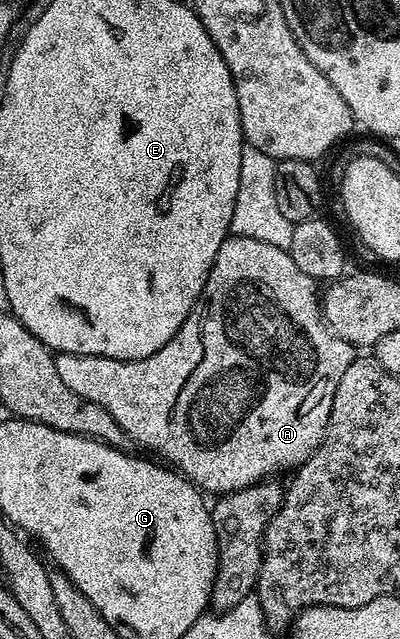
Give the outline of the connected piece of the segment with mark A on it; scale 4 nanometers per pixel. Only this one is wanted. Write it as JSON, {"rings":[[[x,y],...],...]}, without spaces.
{"rings":[[[229,235],[218,247],[218,255],[214,259],[214,267],[210,267],[210,275],[206,279],[206,287],[201,291],[196,306],[190,311],[186,323],[154,355],[137,361],[119,361],[109,357],[95,357],[94,355],[74,355],[73,353],[56,353],[58,376],[74,395],[86,399],[90,403],[98,403],[98,407],[106,407],[110,415],[114,415],[114,423],[122,427],[129,442],[141,445],[149,454],[161,453],[163,460],[180,476],[192,482],[197,489],[208,495],[223,495],[257,485],[259,481],[275,478],[276,473],[283,469],[289,471],[307,461],[308,456],[322,443],[324,432],[328,429],[330,411],[334,403],[334,391],[338,391],[338,383],[342,374],[350,363],[355,361],[358,353],[352,344],[337,337],[322,320],[322,301],[318,296],[318,282],[316,278],[306,275],[298,263],[294,263],[291,252],[287,249],[270,247],[270,243],[261,243],[258,239],[246,239]]]}

